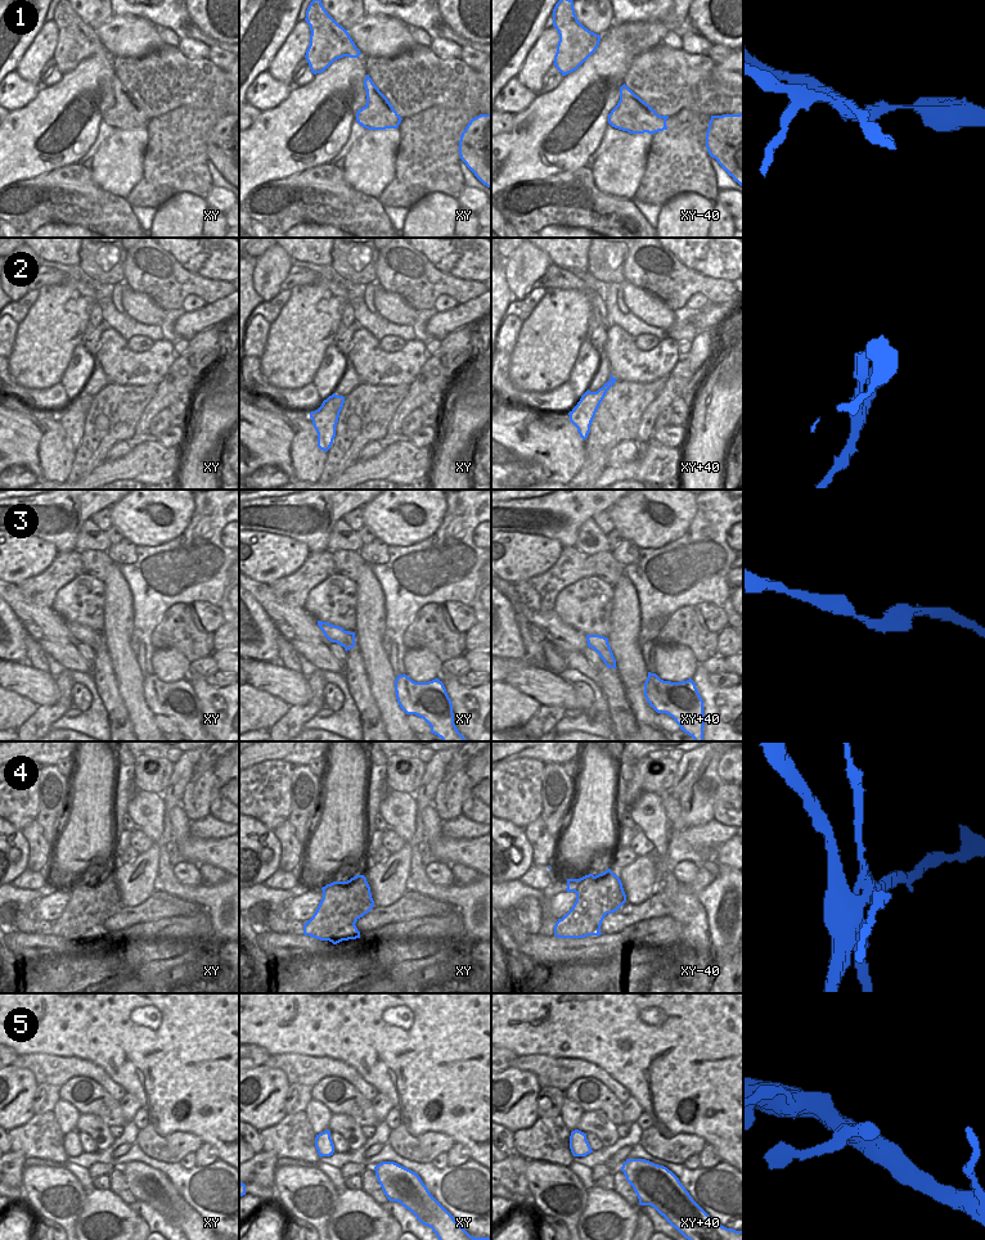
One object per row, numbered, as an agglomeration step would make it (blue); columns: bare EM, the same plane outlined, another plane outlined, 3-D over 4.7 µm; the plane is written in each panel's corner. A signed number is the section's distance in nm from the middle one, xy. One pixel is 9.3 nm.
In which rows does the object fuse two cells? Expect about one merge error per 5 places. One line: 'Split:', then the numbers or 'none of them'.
Split: 1, 4

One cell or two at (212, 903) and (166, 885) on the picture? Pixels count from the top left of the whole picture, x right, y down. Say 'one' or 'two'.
one

